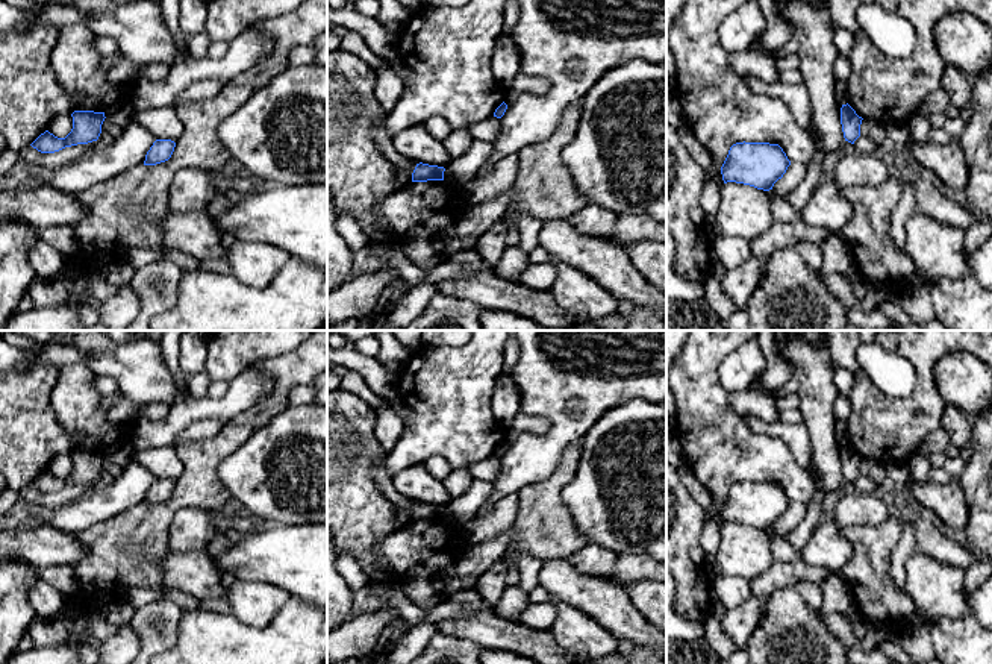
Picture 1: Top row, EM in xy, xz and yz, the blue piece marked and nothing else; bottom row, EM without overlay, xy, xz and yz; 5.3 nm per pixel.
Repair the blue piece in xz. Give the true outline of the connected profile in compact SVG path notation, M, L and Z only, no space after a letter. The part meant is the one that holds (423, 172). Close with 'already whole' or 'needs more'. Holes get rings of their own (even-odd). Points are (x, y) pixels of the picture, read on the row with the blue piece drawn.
M420 162L412 173L412 182L444 180L444 171L444 167Z | already whole

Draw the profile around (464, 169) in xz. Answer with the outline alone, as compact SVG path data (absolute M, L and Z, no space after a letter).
M474 139L471 147L459 158L451 159L444 168L444 180L454 186L460 186L473 180L482 165L488 161L492 144Z

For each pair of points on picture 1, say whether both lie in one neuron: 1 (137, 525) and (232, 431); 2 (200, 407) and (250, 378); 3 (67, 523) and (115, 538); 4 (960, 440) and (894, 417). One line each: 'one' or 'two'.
1: one
2: one
3: two
4: two

